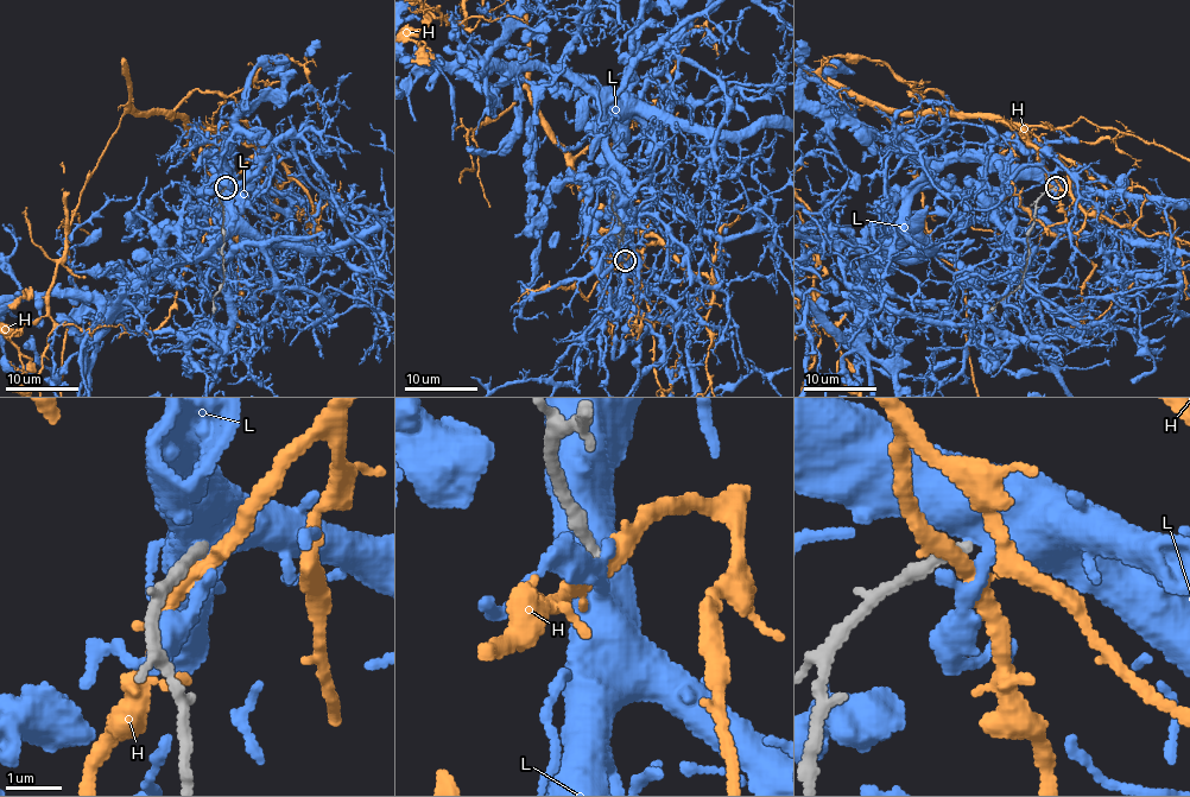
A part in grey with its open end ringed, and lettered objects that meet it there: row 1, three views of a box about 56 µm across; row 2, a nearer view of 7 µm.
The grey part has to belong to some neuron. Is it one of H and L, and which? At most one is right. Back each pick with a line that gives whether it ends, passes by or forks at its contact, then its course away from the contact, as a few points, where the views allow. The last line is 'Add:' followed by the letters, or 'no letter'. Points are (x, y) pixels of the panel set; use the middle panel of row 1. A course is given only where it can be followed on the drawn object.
Add: no letter

